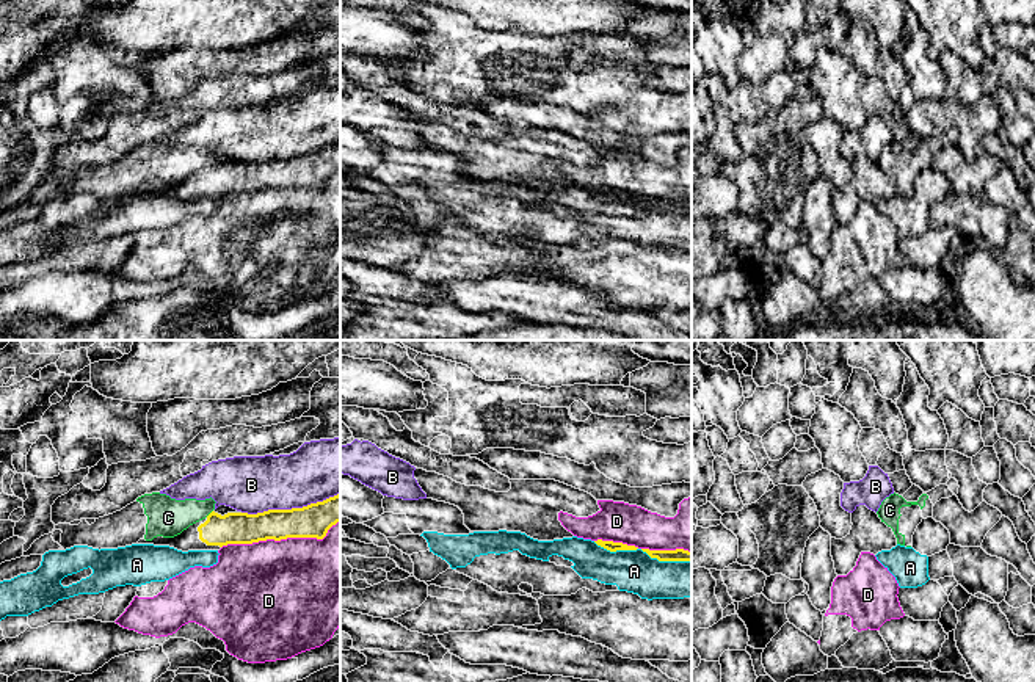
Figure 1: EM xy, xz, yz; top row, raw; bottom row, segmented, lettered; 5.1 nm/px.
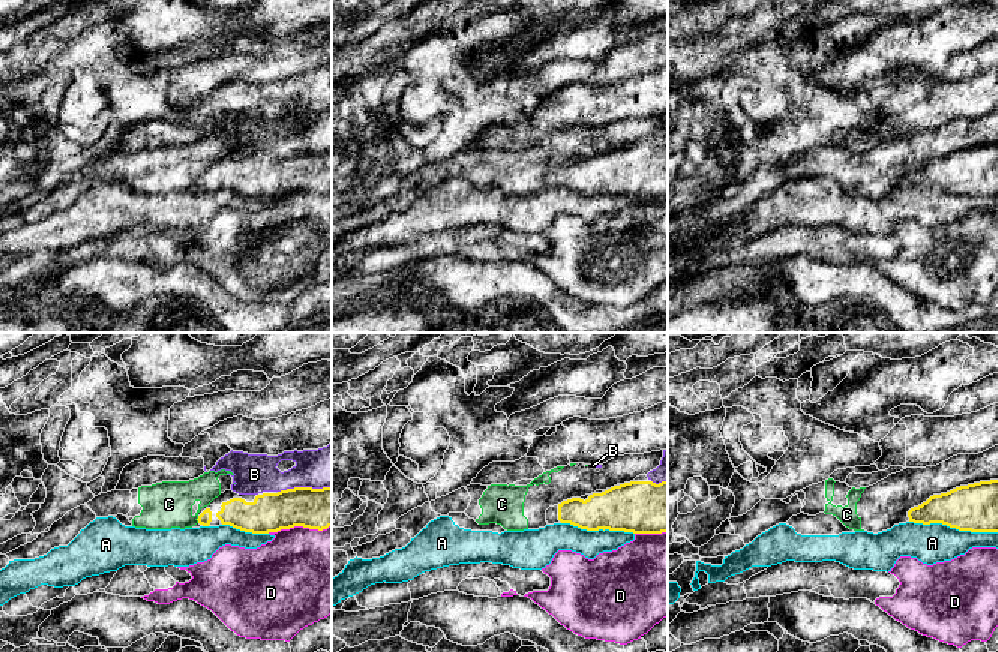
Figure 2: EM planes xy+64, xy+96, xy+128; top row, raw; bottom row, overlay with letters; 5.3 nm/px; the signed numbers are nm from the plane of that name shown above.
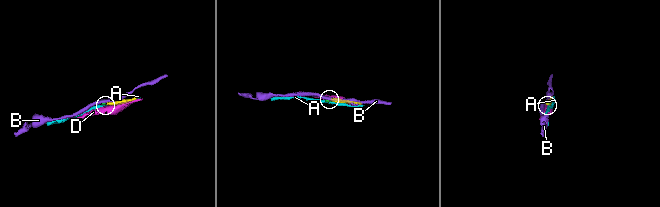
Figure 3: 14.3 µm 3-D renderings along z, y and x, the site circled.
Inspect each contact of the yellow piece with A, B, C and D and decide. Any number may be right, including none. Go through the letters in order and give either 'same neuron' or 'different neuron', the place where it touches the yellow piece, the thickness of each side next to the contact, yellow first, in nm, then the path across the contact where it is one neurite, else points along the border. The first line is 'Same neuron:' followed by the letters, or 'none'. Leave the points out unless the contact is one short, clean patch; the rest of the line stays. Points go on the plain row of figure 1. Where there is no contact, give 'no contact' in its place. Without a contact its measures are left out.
Same neuron: none
A: different neuron | xz (665, 209) | 60/220 nm
B: different neuron | xy (292, 157) | 170/300 nm
C: different neuron | xy (210, 162) | 160/200 nm | along xy (212, 159), (206, 165)
D: different neuron | xy (281, 187) | 170/480 nm

